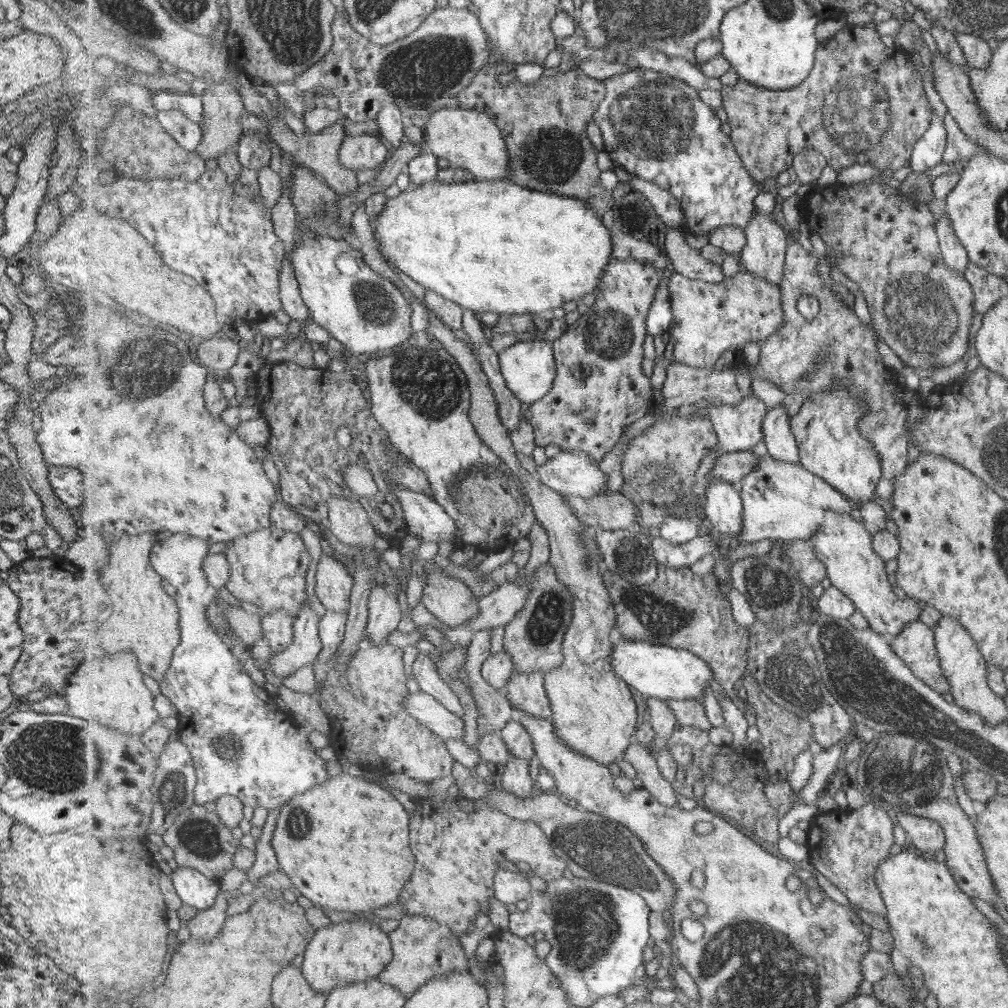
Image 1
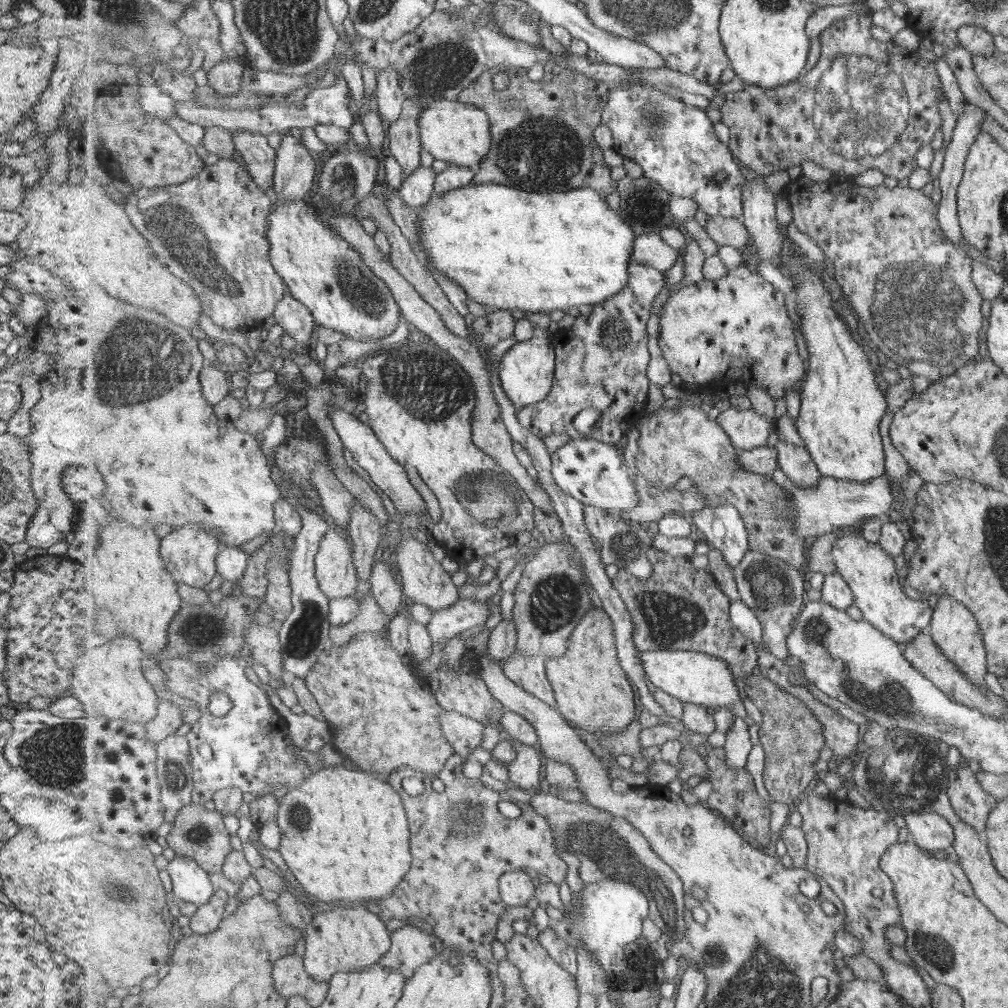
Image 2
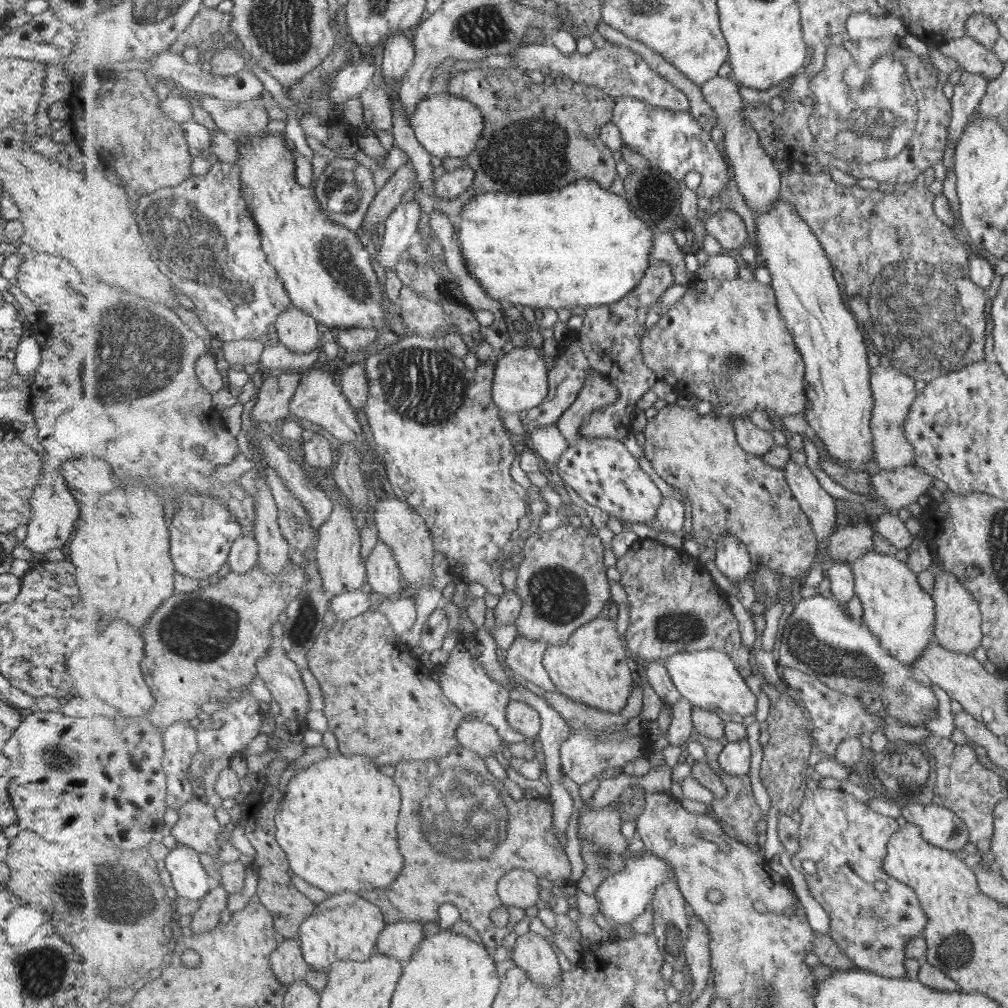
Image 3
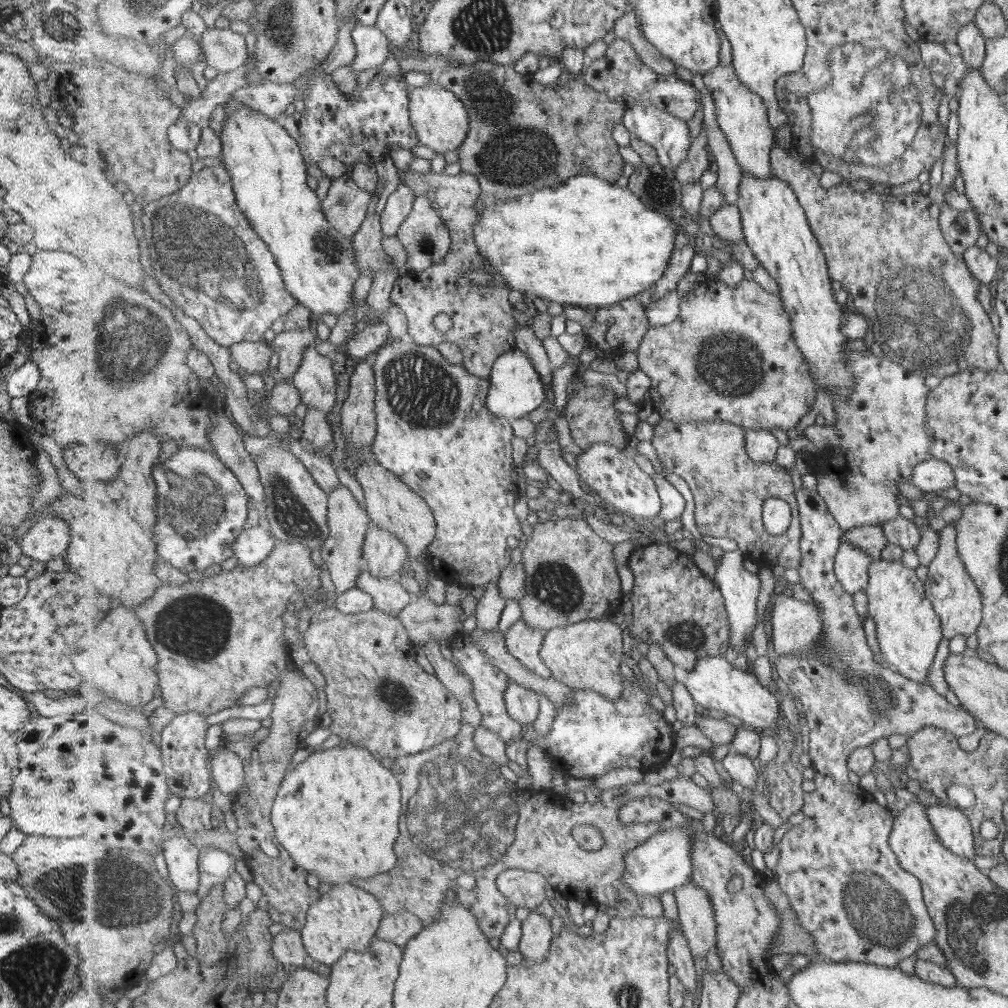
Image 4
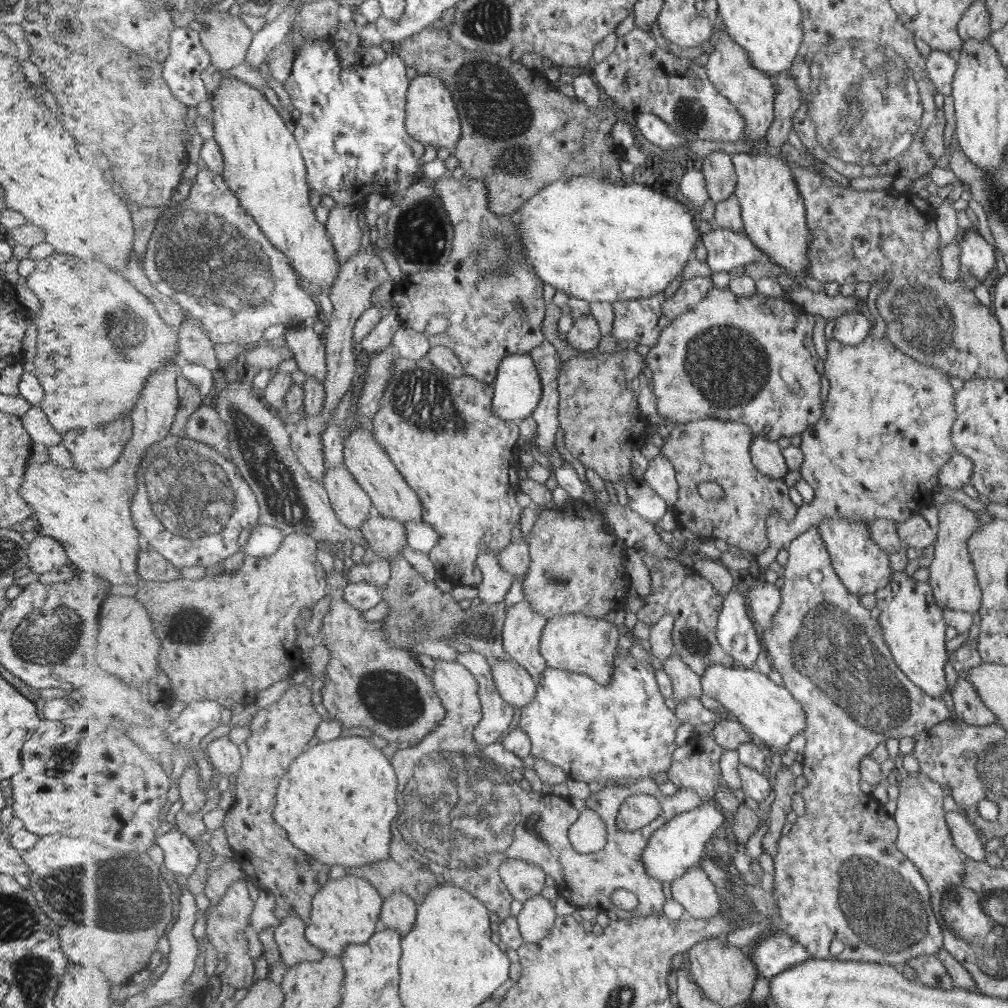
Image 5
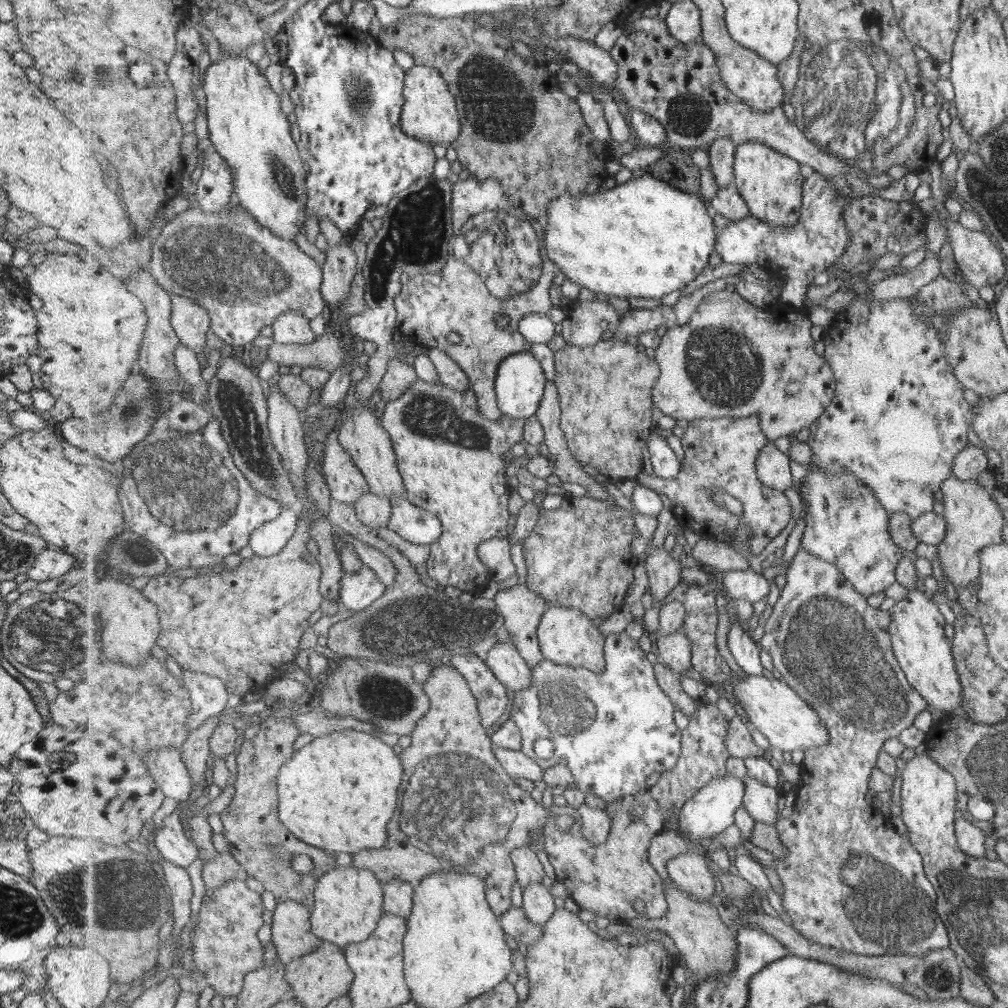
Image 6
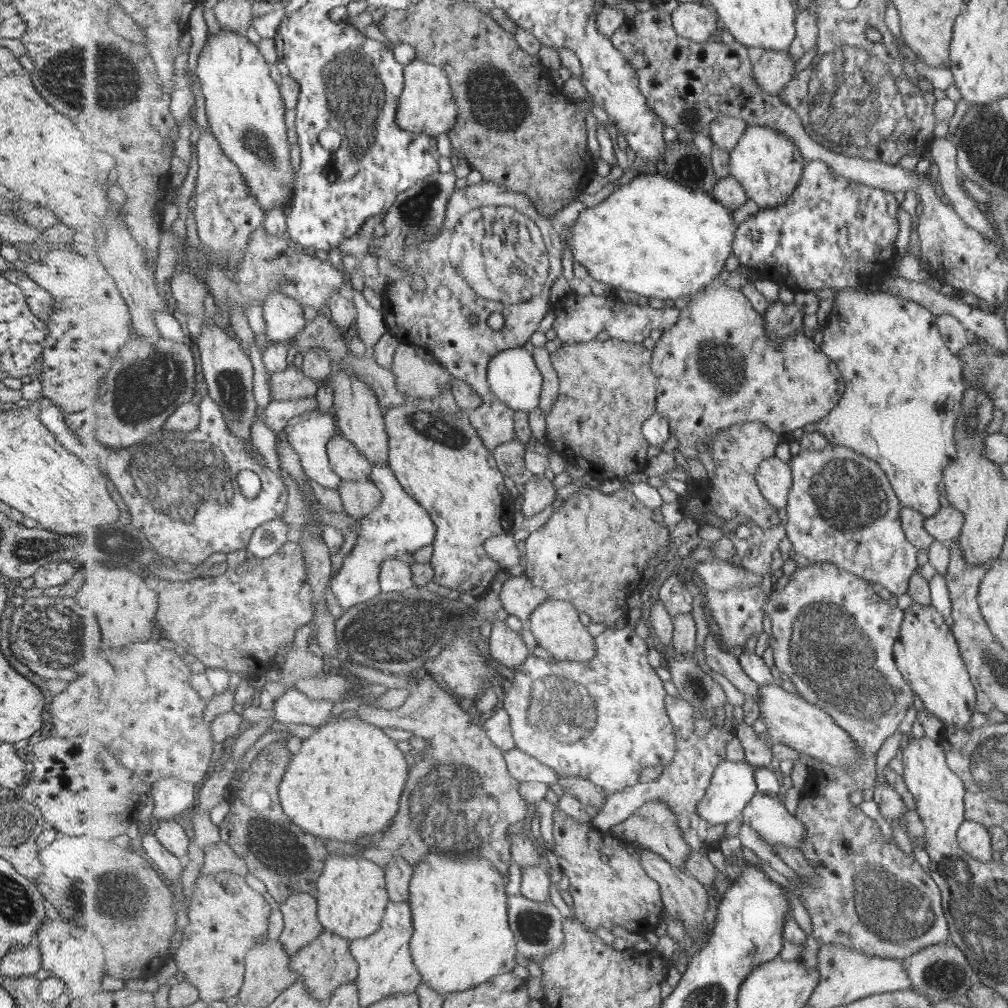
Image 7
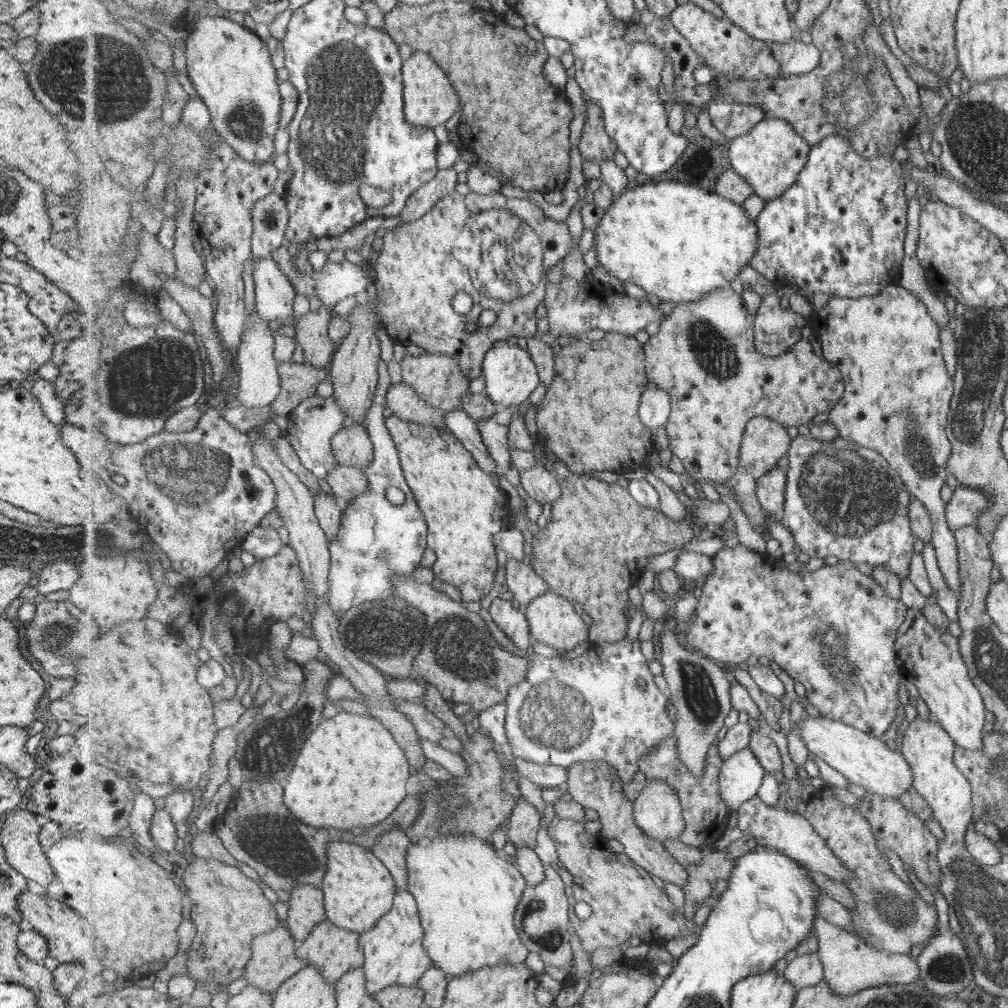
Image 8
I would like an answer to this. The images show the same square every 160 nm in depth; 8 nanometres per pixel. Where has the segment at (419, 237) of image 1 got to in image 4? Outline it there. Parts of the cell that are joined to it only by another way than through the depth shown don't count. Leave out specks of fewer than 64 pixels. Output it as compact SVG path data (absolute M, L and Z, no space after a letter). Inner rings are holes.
M577 175L567 180L567 184L559 186L559 188L543 188L543 190L537 190L537 192L523 196L519 200L514 197L513 200L498 201L497 204L483 210L473 230L475 230L475 242L479 246L479 254L491 264L491 268L500 274L499 278L505 280L505 284L509 286L510 290L526 295L529 292L535 292L537 297L545 302L553 301L563 305L572 304L579 307L596 306L599 308L637 297L644 291L650 292L654 285L665 277L665 271L670 267L669 261L672 260L675 251L675 238L679 234L677 226L675 226L677 223L669 216L655 212L655 209L647 206L636 192L631 192L627 187L617 187L615 182L602 179L597 175Z

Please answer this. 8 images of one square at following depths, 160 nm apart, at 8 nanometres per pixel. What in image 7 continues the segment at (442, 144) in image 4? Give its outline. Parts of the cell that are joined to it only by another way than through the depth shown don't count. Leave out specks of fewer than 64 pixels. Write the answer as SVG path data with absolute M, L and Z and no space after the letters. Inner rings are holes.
M415 58L404 67L404 91L396 119L402 129L419 134L437 136L452 130L460 115L456 96L448 72L436 64Z

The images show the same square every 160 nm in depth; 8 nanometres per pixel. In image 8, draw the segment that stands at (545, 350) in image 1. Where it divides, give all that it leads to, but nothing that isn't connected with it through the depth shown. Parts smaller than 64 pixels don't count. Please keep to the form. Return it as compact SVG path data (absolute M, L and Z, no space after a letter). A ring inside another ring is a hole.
M511 340L497 341L487 352L483 364L485 378L484 395L489 397L496 405L503 408L514 408L521 402L530 401L533 392L540 386L540 372L536 362L532 360L528 350L517 347Z

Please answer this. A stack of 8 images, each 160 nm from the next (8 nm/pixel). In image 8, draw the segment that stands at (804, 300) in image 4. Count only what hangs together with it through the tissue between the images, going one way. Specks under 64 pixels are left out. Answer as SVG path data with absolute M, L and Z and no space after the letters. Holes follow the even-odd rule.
M764 118L749 134L729 141L731 168L746 178L756 189L756 194L766 202L783 196L796 182L800 172L809 162L812 145L786 120Z

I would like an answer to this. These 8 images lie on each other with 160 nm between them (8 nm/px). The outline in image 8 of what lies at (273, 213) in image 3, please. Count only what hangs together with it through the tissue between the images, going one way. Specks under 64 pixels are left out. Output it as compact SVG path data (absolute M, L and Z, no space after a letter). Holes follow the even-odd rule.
M222 11L200 16L185 40L185 55L188 76L197 94L208 105L214 130L225 138L242 159L258 165L272 160L275 156L273 140L277 128L280 128L284 97L280 93L277 69L271 62L271 50L266 40L261 40L245 26L223 17Z

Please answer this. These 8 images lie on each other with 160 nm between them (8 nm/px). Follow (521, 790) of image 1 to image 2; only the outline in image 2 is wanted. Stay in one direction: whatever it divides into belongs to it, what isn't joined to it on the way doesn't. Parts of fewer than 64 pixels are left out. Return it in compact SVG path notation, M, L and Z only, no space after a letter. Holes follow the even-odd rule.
M508 738L513 744L513 749L518 753L517 759L508 766L508 775L512 781L513 789L520 788L533 793L541 784L543 777L543 757L541 750L536 747L524 746L515 738Z

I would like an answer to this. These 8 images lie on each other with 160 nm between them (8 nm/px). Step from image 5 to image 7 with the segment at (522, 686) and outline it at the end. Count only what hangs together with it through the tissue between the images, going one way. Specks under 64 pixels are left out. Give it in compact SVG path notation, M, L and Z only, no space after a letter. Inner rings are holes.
M496 620L491 626L489 652L495 663L509 668L519 668L530 656L530 649L518 631L511 630L504 620Z

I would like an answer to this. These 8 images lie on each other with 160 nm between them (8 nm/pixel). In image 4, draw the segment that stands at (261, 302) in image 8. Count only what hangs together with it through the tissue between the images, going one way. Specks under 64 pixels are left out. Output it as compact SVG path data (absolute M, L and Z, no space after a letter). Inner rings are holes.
M316 346L306 349L303 364L292 380L307 407L318 408L327 414L333 410L337 398L337 362L334 358L321 356Z

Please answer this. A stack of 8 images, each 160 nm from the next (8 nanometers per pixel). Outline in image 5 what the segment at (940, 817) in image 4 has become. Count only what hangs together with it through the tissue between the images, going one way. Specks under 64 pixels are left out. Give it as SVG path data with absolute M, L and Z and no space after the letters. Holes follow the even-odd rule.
M953 811L944 813L944 817L952 836L953 845L970 859L983 861L985 853L984 846L980 842L981 838L978 837L974 828L965 821L965 817Z

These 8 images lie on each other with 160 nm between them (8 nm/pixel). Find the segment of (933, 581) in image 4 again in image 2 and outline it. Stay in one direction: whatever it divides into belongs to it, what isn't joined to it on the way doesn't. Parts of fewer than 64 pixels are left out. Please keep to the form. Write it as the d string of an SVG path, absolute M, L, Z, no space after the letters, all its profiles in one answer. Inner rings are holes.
M941 595L933 607L932 622L929 623L927 632L936 641L937 648L956 667L978 687L983 686L983 674L985 674L985 653L983 652L983 637L981 636L976 617L972 612L952 596Z

